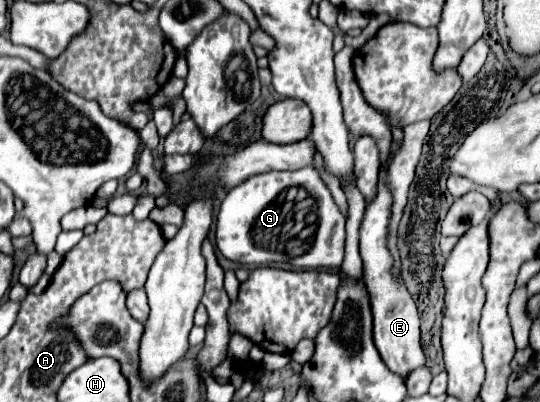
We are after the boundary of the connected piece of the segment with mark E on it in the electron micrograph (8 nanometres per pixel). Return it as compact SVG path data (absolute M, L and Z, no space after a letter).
M392 140L390 156L380 170L376 196L366 202L364 218L360 222L360 258L364 262L364 284L370 296L372 316L374 316L374 344L386 362L386 366L406 378L406 374L412 368L418 368L424 364L424 352L420 346L420 316L416 312L416 302L412 300L404 280L394 274L394 258L388 248L388 236L390 236L390 216L392 216L392 190L388 184L388 170L390 164L400 150L402 140Z

